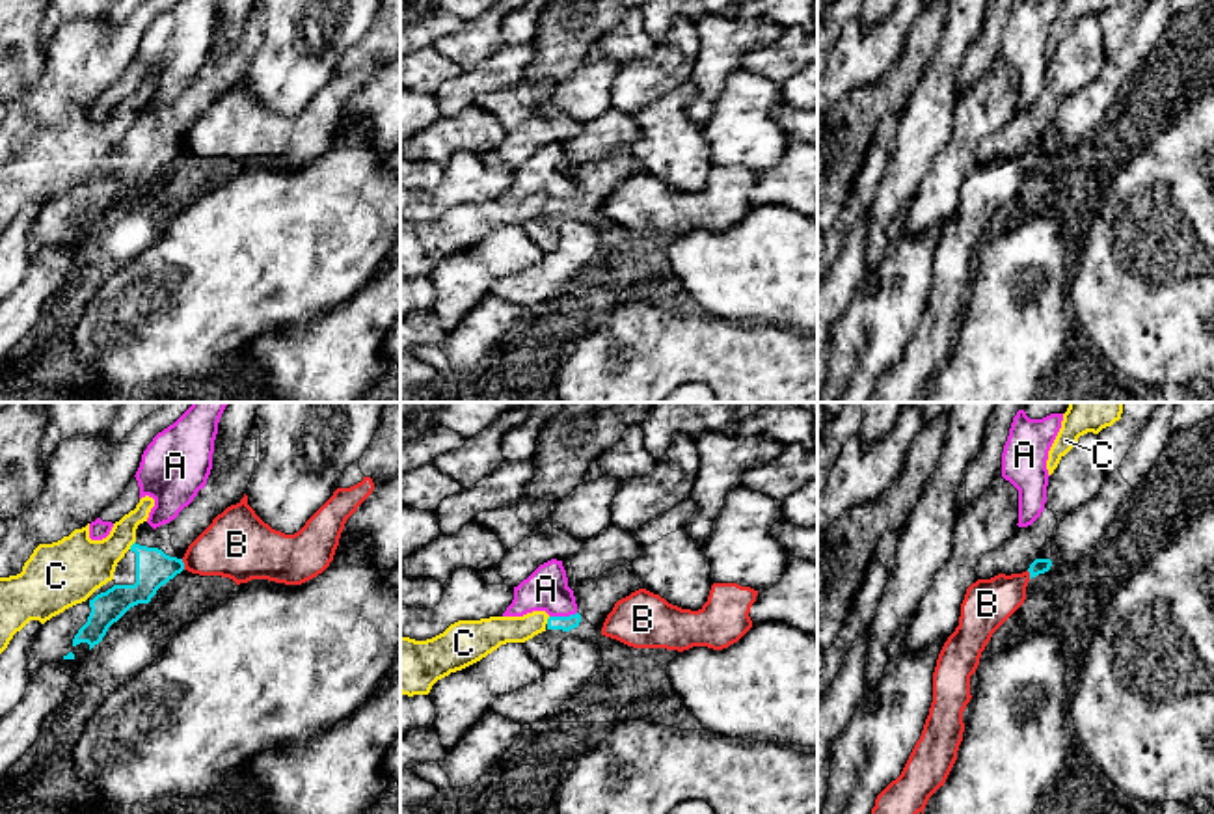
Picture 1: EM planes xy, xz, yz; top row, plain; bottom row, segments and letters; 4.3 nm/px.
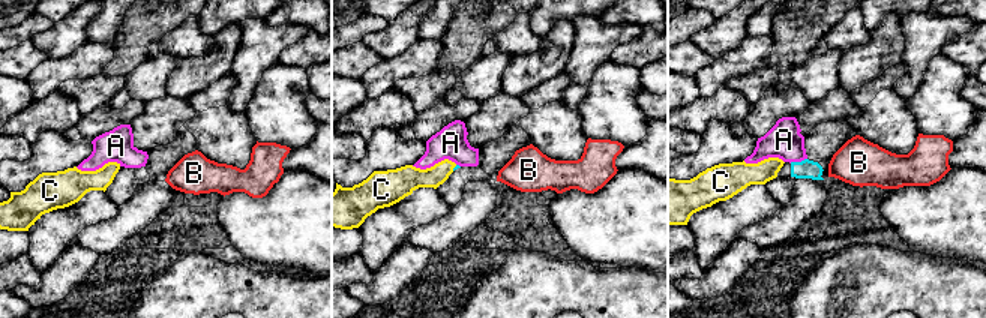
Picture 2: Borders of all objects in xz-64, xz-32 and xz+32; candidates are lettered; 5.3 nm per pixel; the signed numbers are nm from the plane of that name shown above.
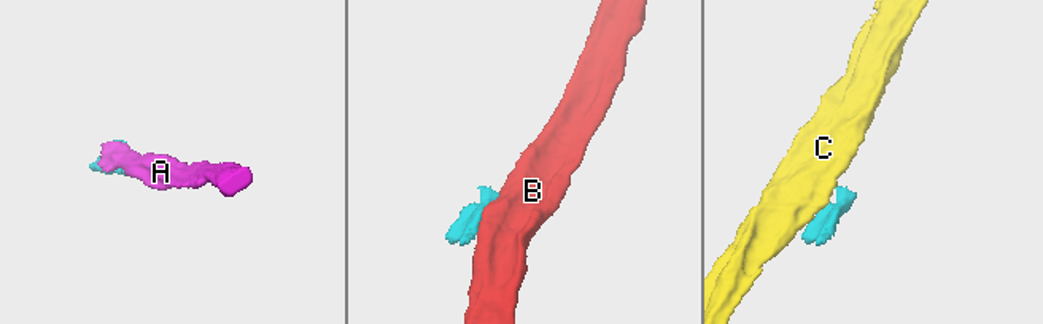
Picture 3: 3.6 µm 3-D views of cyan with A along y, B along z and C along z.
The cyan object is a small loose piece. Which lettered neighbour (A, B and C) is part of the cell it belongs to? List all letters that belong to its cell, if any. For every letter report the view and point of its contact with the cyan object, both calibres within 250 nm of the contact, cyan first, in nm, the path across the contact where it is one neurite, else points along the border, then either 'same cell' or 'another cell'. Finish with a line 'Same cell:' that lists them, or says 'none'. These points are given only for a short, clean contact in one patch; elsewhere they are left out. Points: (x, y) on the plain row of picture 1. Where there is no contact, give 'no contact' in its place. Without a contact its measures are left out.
A: meets cyan in xz at (563, 200); 60 nm thick on the cyan side, 190 nm on the other; border along xz (576, 194), (565, 200), (550, 200); another cell
B: meets cyan in xy at (183, 148); 160 nm thick on the cyan side, 300 nm on the other; another cell
C: meets cyan in xy at (133, 127); 160 nm thick on the cyan side, 260 nm on the other; another cell
Same cell: none

